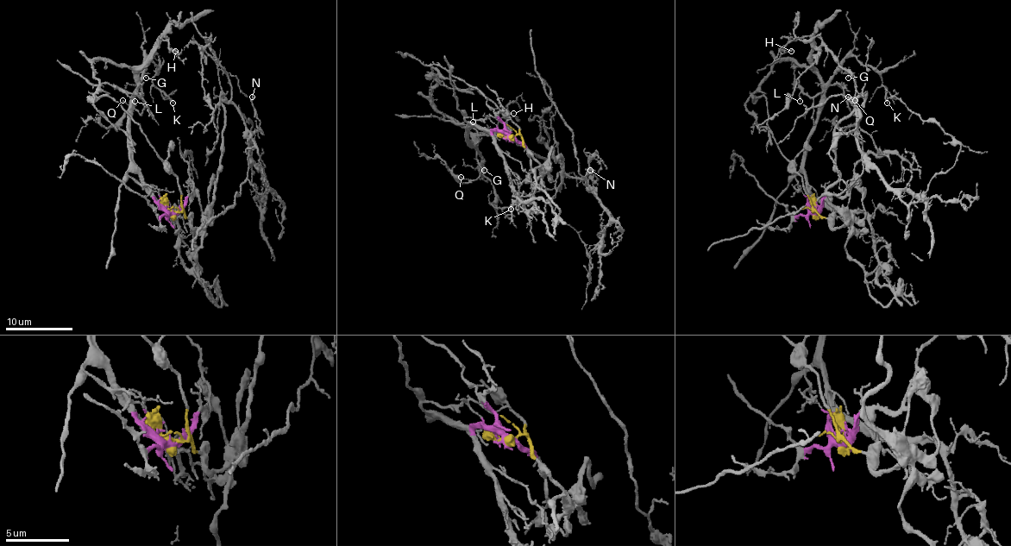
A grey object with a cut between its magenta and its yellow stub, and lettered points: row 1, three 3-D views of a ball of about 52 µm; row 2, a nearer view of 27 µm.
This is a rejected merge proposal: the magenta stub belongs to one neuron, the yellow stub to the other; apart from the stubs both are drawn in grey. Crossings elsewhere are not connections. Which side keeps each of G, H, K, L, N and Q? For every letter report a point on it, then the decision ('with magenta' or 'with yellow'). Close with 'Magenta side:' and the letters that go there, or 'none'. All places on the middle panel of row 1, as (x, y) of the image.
G: place (484, 170); with magenta
H: place (513, 113); with magenta
K: place (511, 209); with magenta
L: place (473, 122); with magenta
N: place (590, 170); with yellow
Q: place (461, 177); with magenta
Magenta side: G, H, K, L, Q

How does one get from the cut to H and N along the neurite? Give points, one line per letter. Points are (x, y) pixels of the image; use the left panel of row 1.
H: (172, 210), (154, 198), (134, 162), (130, 102), (137, 72), (156, 40), (166, 40), (167, 49), (176, 51)
N: (171, 212), (183, 212), (194, 228), (206, 221), (221, 153), (221, 100), (253, 132), (260, 125), (251, 97)

